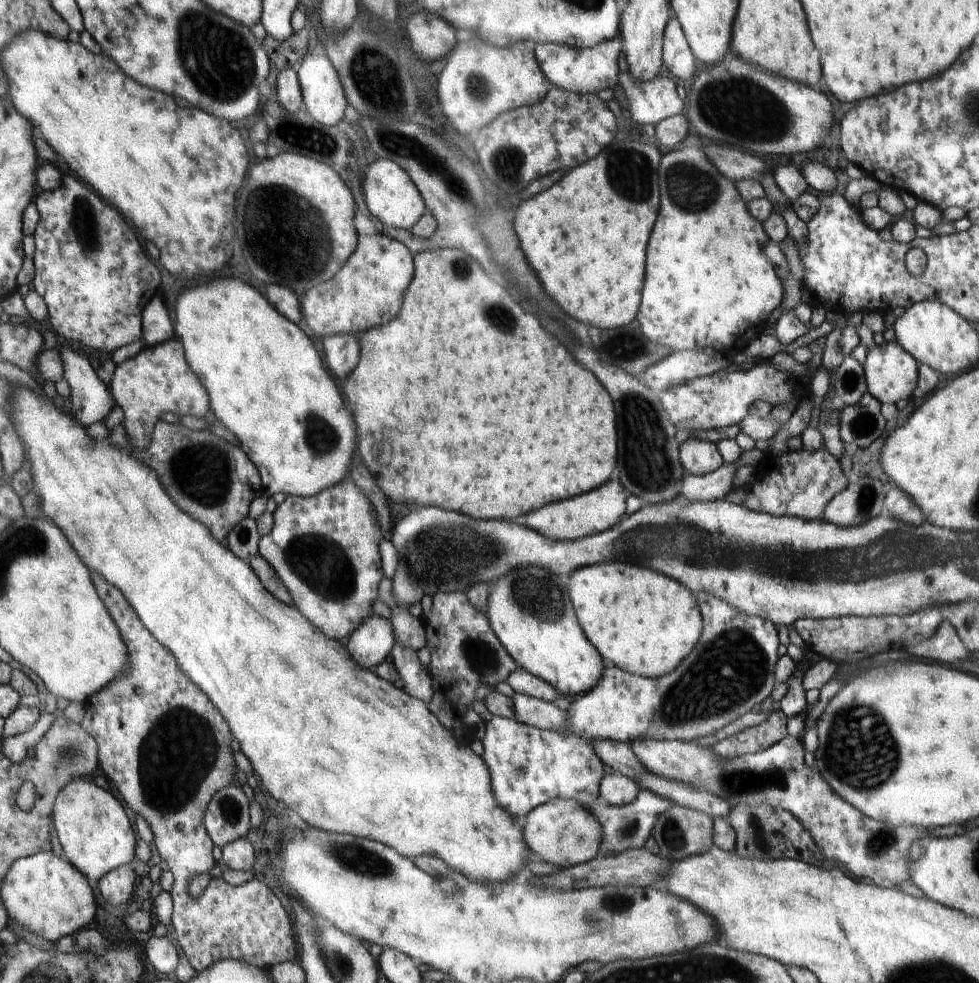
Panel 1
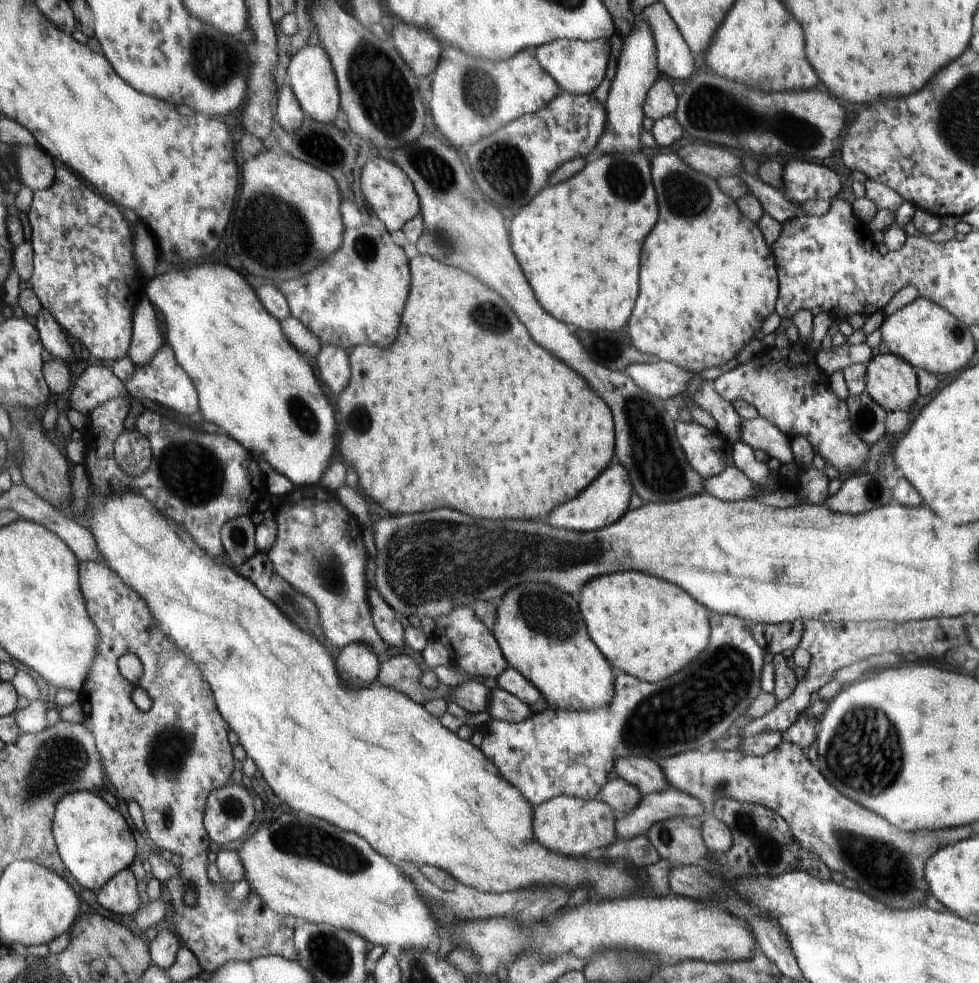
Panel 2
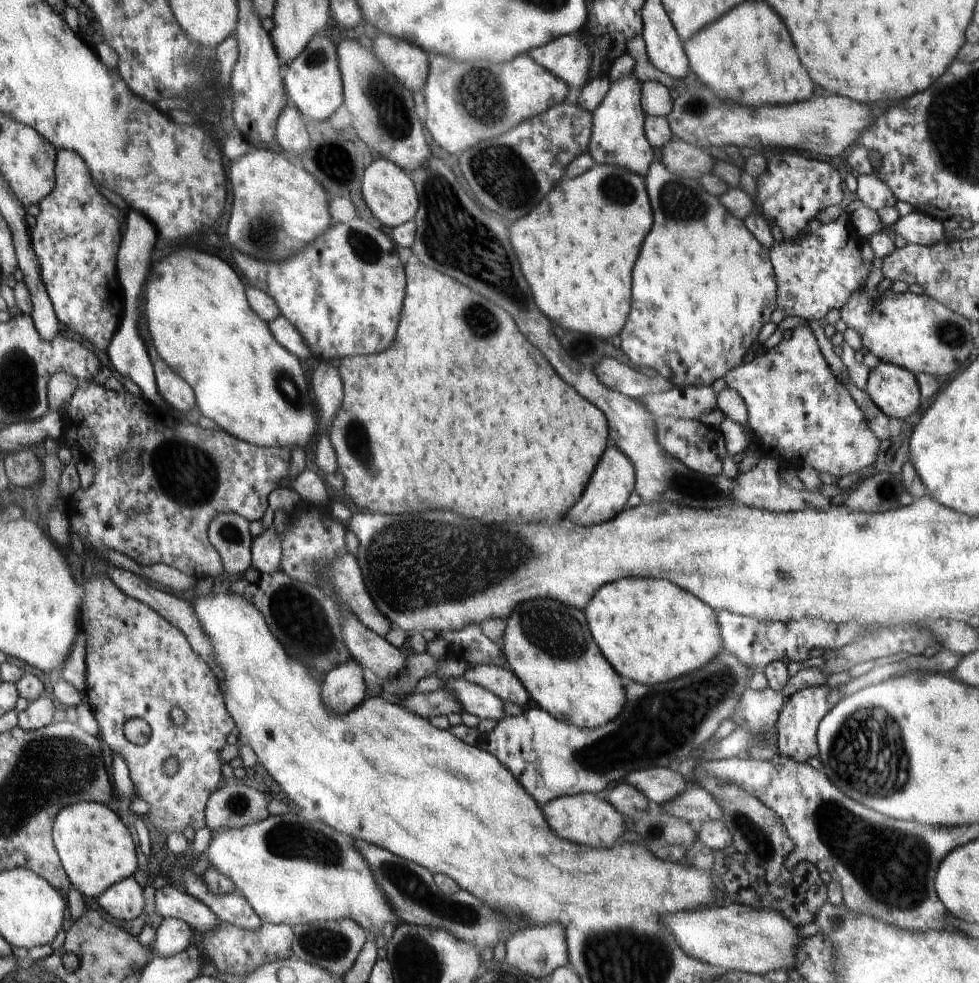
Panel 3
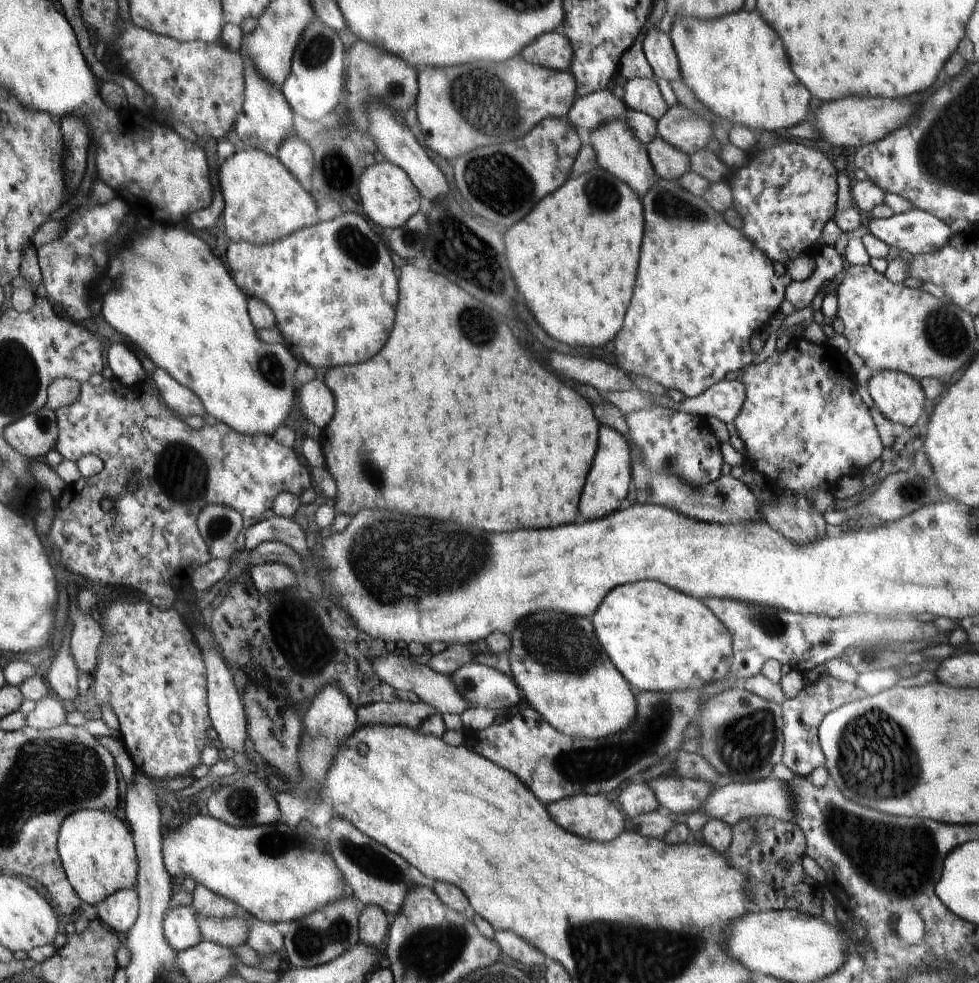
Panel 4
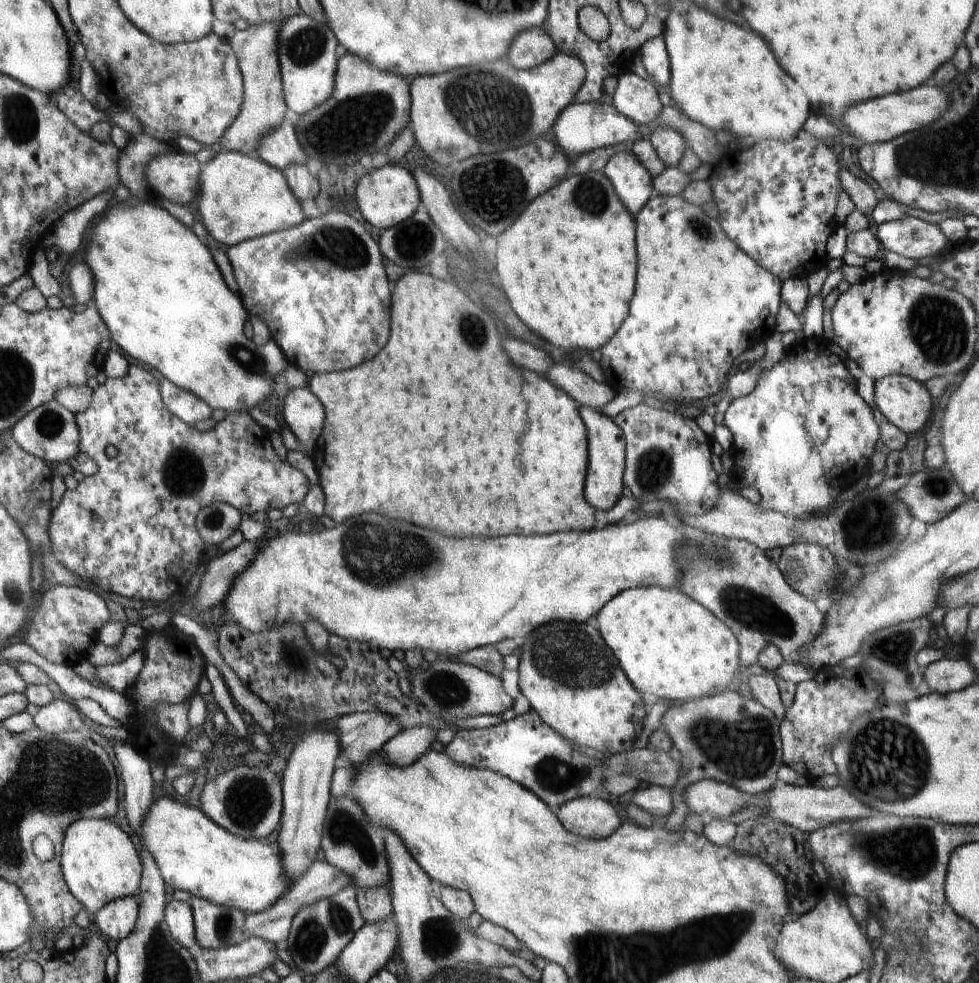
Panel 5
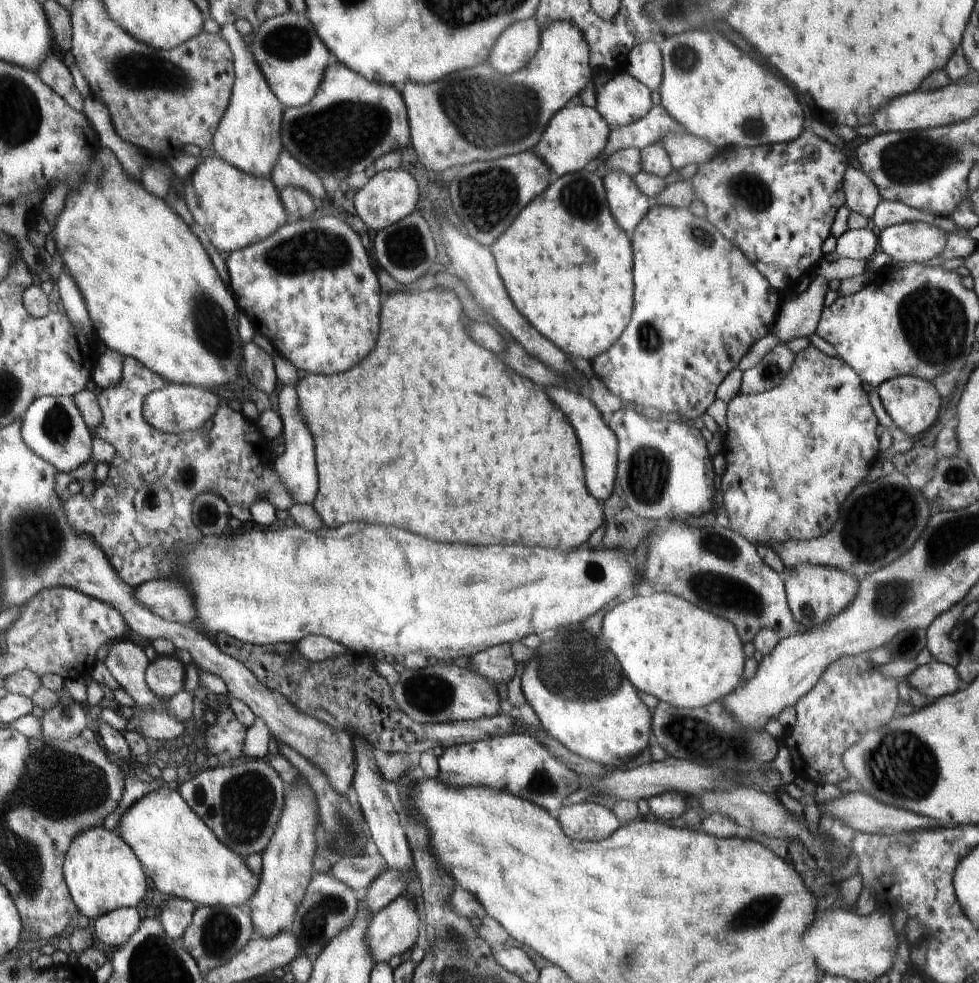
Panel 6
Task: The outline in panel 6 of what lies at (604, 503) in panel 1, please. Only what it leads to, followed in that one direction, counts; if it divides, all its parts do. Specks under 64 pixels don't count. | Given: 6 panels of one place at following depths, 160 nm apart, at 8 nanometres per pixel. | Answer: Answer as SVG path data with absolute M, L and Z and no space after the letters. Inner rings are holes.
M552 385L546 390L552 402L556 400L560 410L568 414L568 420L572 422L572 428L576 430L576 438L580 438L580 446L584 446L584 466L588 466L588 490L601 501L606 500L612 492L614 478L618 476L619 439L616 438L615 431L606 426L602 414L586 393L558 385Z

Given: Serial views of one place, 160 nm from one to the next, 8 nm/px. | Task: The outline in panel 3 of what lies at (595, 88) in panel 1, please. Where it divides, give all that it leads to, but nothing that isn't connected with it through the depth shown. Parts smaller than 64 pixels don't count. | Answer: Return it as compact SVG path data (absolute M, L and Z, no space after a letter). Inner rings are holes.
M575 34L555 38L547 45L532 49L528 55L572 88L591 84L593 56L586 42Z

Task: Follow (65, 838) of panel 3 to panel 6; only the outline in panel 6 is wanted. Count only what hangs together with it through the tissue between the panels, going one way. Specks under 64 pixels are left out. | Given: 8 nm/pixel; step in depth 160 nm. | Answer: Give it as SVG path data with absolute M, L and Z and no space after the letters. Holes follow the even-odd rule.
M103 827L83 831L75 839L76 846L72 846L72 854L68 854L64 874L68 874L67 887L79 912L93 921L116 909L136 907L146 896L148 884L142 872L143 865L131 846Z

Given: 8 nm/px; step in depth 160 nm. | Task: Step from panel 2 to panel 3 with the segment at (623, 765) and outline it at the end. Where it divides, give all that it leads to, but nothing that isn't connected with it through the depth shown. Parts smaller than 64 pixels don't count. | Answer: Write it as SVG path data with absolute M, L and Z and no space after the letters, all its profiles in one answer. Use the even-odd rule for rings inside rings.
M650 767L635 770L626 777L626 782L643 792L650 804L666 805L678 799L686 790L690 780L685 778L680 768Z

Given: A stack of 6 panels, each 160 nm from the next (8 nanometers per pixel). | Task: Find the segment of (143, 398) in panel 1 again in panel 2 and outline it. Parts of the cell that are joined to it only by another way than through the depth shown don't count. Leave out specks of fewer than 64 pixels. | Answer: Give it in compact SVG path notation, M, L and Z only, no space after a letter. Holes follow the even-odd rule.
M168 343L163 344L159 352L155 354L155 358L148 365L136 367L124 386L127 390L126 398L128 400L149 398L161 404L165 409L186 416L194 414L199 409L199 395L195 383L191 380L187 371L176 362L175 351ZM136 428L124 429L114 443L113 455L124 474L137 477L151 464L151 443Z

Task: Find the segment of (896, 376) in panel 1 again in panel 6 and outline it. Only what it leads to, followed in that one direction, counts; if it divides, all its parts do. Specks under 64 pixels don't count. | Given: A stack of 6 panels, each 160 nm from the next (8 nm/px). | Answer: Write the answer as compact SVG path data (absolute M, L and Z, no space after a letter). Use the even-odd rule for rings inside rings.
M902 375L884 381L876 389L886 412L888 412L888 416L892 419L894 427L903 430L911 437L918 437L929 426L932 426L934 420L938 418L942 400L933 381Z

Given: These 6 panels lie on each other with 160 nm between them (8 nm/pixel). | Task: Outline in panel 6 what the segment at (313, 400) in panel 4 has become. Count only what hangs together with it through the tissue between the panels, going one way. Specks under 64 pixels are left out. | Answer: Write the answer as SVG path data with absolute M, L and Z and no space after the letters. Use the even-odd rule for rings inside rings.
M284 385L279 393L279 417L284 424L284 453L273 459L274 468L294 503L312 505L319 492L318 463L315 458L315 443L311 431L299 411L299 394L294 385Z

